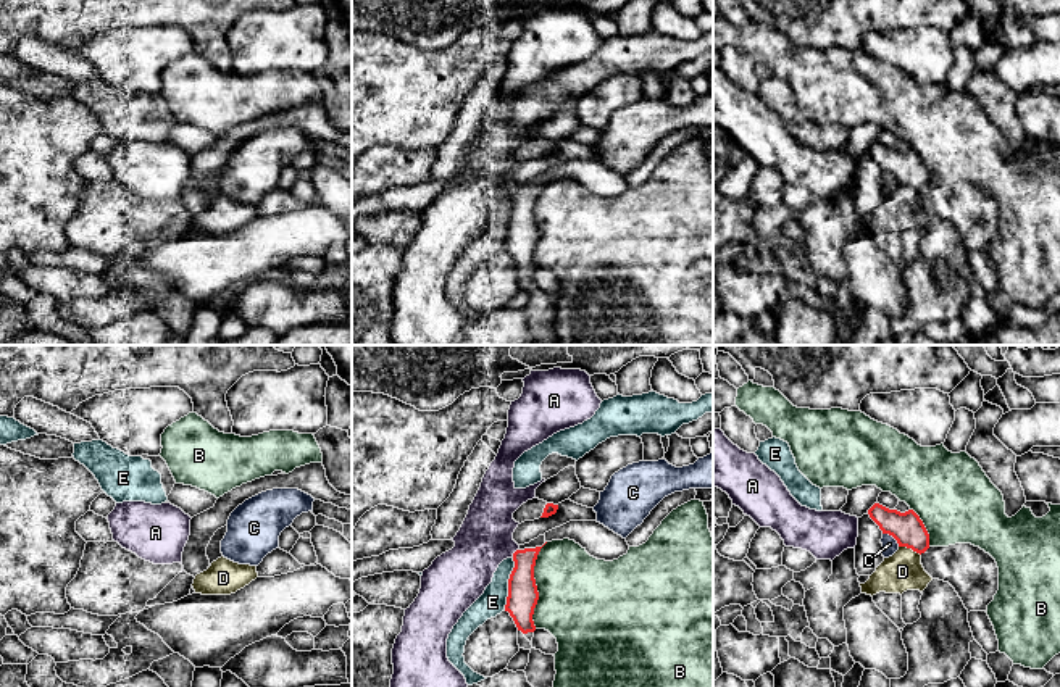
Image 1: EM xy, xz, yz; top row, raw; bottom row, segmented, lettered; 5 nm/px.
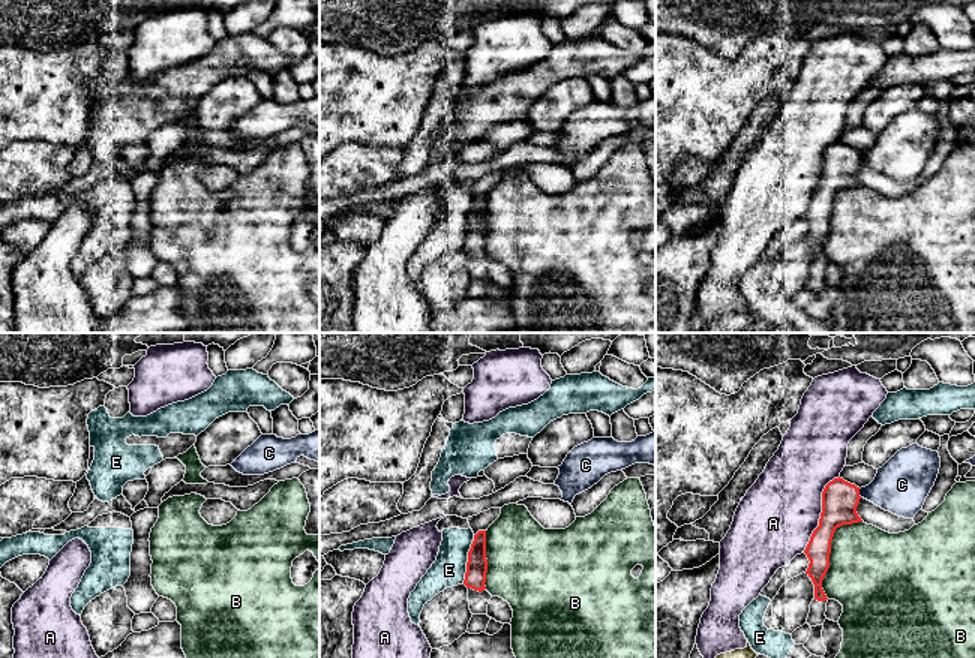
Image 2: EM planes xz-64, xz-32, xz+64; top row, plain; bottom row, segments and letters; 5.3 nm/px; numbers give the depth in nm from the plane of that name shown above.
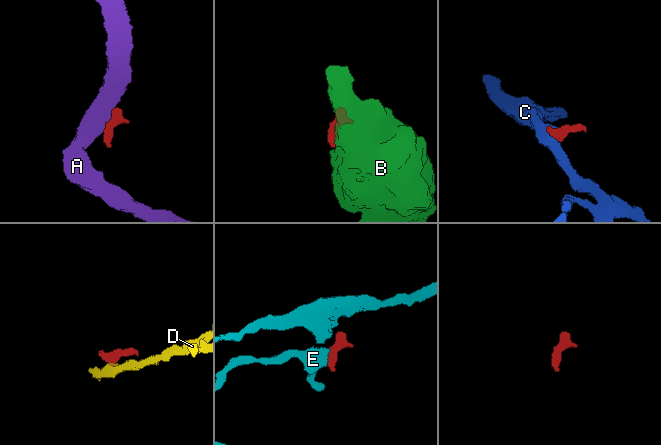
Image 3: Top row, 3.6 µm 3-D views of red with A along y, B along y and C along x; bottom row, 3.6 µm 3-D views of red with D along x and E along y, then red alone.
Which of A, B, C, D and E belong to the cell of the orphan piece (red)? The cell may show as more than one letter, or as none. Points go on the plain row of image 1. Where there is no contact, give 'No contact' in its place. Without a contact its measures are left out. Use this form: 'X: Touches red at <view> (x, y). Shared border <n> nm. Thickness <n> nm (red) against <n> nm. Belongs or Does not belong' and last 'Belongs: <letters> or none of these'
A: Touches red at xz (515, 191). Shared border 50 nm. Thickness 150 nm (red) against 280 nm. Does not belong
B: Touches red at xz (536, 224). Shared border 440 nm. Thickness 150 nm (red) against 440 nm. Does not belong
C: Touches red at yz (893, 174). Shared border 110 nm. Thickness 160 nm (red) against 80 nm. Does not belong
D: Touches red at yz (910, 186). Shared border 120 nm. Thickness 160 nm (red) against 200 nm. Does not belong
E: Touches red at xz (509, 223). Shared border 260 nm. Thickness 150 nm (red) against 130 nm. Does not belong
Belongs: none of these

